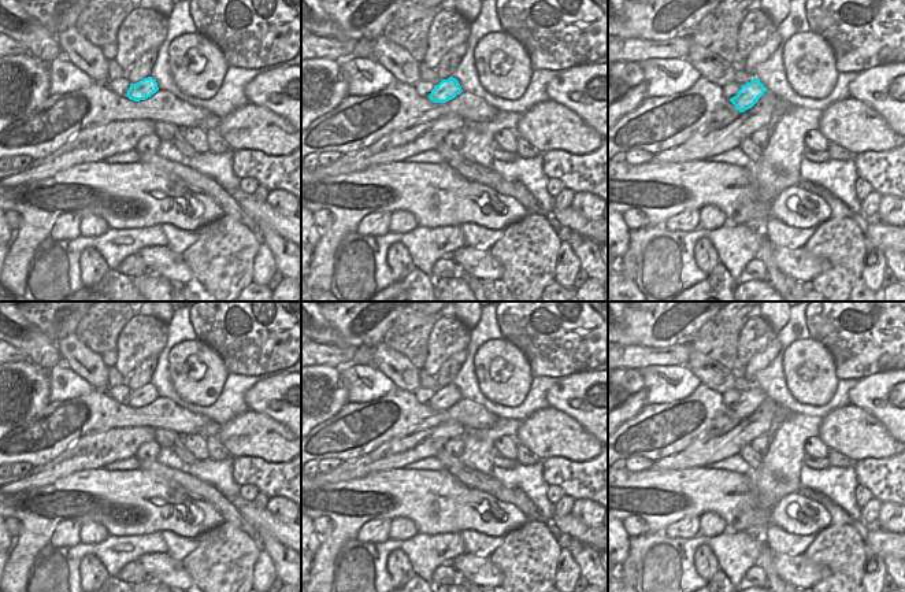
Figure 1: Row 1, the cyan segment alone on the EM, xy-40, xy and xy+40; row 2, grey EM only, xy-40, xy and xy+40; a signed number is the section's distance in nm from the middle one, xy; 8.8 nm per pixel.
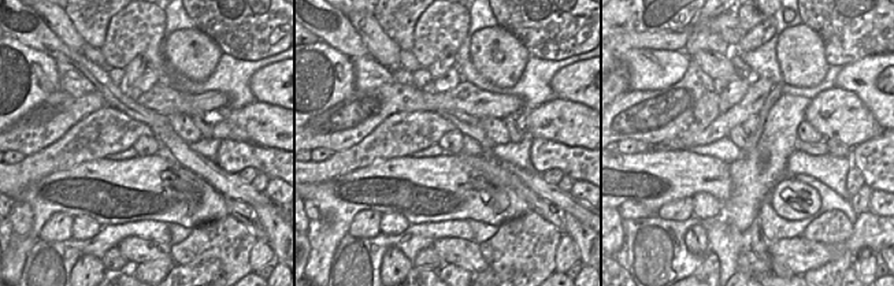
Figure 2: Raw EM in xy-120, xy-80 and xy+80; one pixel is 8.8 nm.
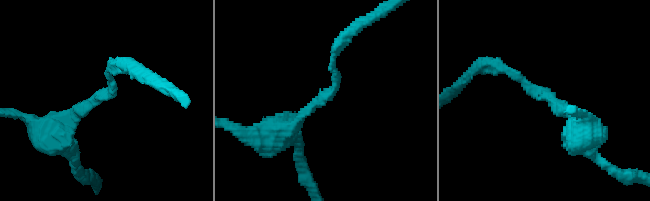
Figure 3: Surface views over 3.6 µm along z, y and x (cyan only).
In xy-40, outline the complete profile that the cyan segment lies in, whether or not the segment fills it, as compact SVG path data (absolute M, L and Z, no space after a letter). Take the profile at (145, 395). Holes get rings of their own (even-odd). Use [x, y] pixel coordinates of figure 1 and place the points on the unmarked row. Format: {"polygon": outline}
{"polygon": "M148 384L141 386L137 391L130 391L130 395L127 397L127 404L134 408L145 407L151 404L153 400L159 397L157 389L155 385Z"}

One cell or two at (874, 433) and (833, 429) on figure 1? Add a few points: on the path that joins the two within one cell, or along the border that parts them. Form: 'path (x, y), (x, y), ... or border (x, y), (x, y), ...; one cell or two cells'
path (864, 433), (842, 430); one cell

